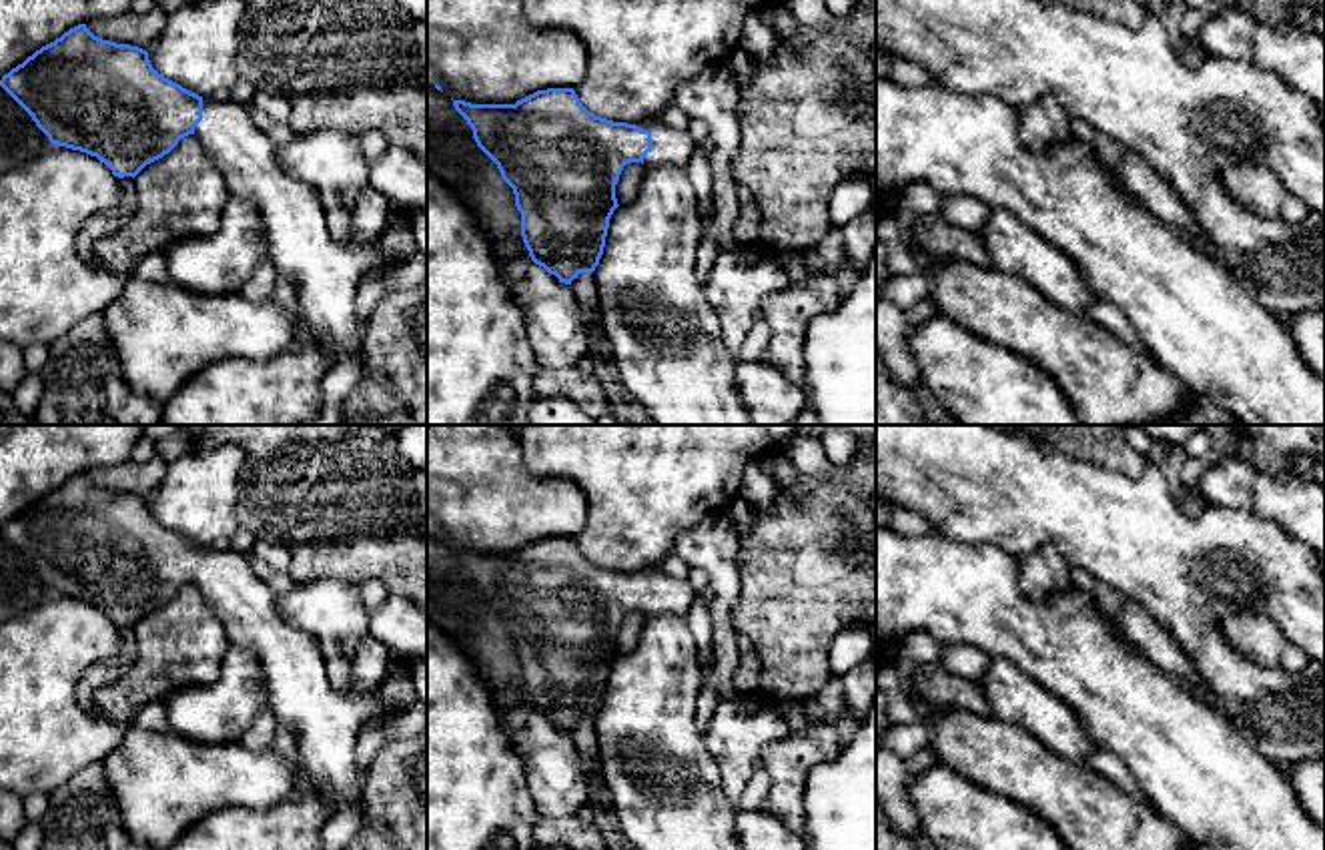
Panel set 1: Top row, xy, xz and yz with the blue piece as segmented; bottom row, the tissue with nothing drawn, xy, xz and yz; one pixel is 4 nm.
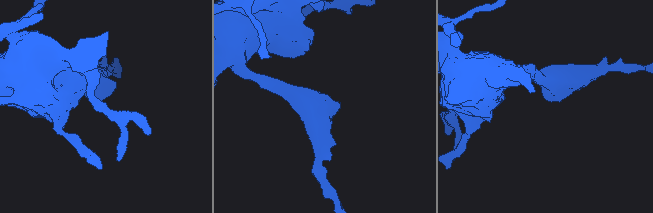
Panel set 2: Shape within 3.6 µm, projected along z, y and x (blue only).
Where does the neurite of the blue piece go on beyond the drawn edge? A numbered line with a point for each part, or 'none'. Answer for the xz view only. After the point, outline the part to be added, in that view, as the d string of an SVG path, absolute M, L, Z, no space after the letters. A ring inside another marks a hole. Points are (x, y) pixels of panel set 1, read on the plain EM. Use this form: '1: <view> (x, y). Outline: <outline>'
1: xz (674, 596). Outline: M659 567L641 569L635 575L651 581L651 599L643 605L643 615L674 613L688 617L698 595L690 581L666 575Z

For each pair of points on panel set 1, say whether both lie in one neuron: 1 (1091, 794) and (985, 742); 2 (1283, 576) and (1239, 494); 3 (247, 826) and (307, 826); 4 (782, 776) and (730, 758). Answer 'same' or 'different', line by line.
1: same
2: different
3: same
4: different

